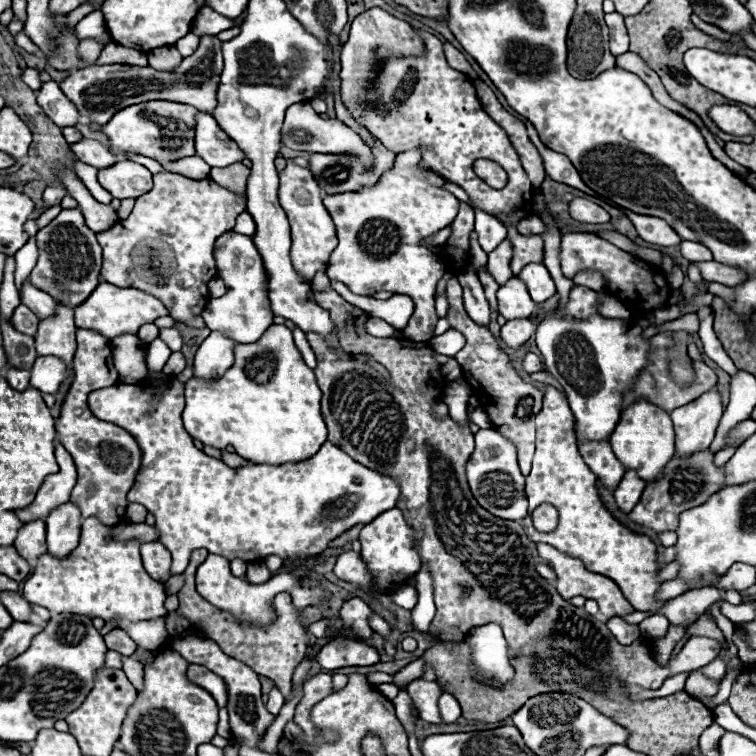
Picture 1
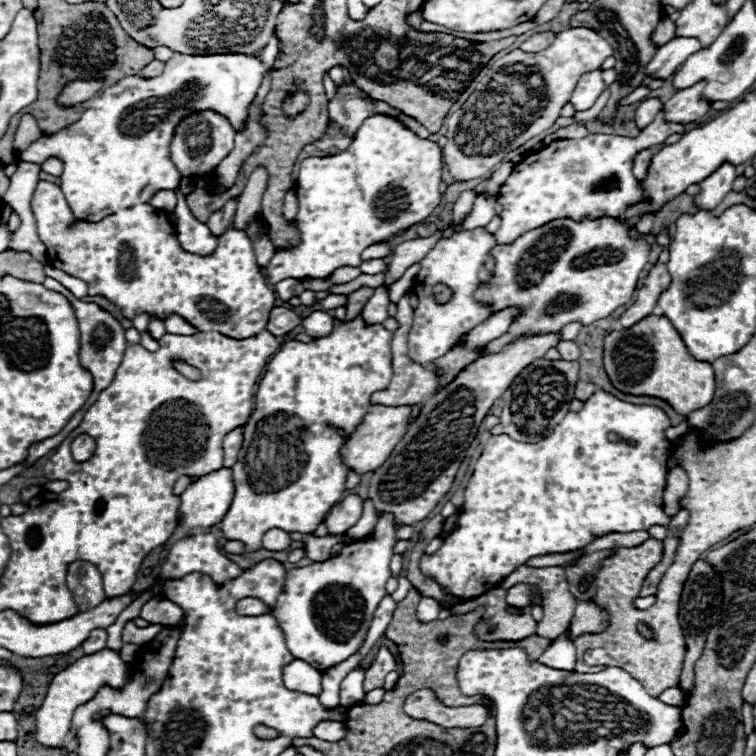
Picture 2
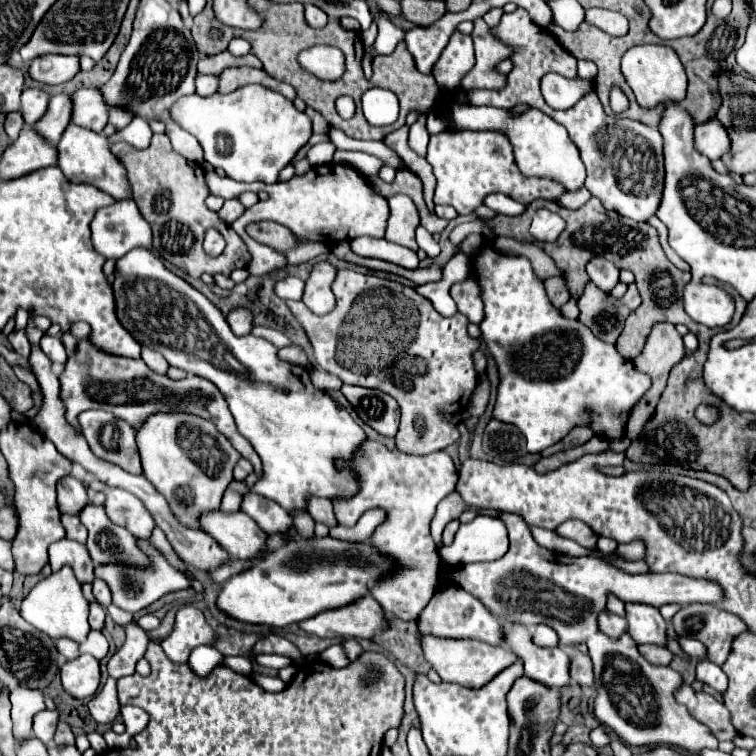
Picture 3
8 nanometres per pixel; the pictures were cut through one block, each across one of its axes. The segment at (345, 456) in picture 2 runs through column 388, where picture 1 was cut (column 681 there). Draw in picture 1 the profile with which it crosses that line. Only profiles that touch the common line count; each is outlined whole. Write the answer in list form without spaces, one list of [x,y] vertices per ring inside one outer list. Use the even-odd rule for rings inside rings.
[[[718,386],[704,392],[700,398],[670,412],[676,430],[676,454],[688,456],[706,450],[714,440],[724,406]]]

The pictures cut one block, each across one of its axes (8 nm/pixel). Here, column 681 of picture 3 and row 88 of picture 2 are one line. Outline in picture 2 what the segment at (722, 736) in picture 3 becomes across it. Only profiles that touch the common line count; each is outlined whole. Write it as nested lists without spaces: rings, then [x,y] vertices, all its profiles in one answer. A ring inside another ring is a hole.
[[[698,82],[686,90],[676,92],[668,102],[664,102],[664,120],[688,124],[688,122],[694,122],[696,118],[704,116],[710,106],[710,102],[700,100],[704,86],[706,86],[704,82]]]

